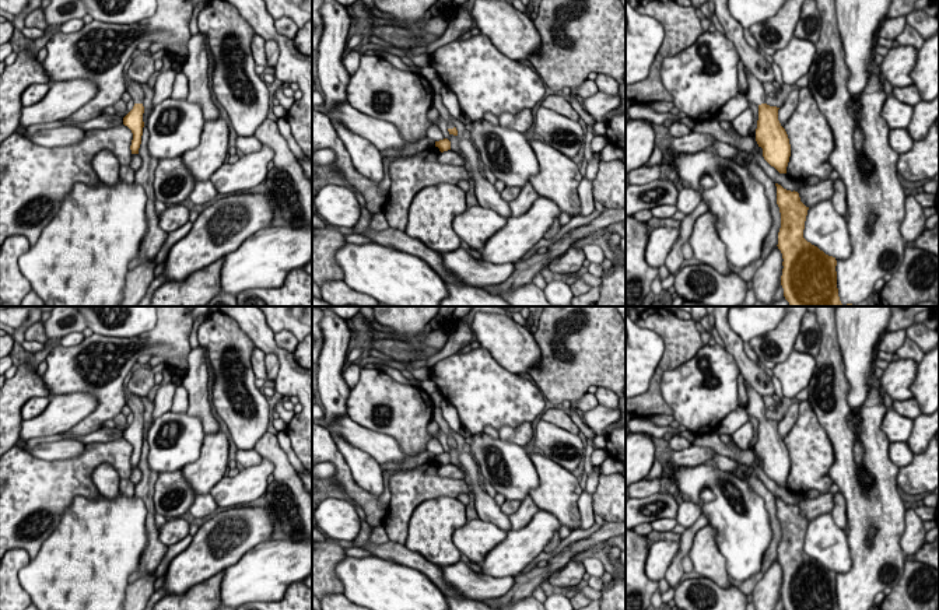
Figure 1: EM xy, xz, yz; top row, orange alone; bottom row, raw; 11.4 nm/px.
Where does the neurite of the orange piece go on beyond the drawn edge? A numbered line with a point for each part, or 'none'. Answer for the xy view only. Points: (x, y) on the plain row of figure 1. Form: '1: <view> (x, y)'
1: xy (135, 402)

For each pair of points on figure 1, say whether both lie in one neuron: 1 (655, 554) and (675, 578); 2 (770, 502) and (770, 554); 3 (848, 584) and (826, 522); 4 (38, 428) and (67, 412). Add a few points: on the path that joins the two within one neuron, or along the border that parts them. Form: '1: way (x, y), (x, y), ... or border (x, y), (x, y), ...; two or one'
1: border (679, 540), (679, 549), (664, 577); two
2: way (771, 515), (775, 526), (774, 542); one
3: border (847, 540), (851, 567), (837, 574); two
4: way (45, 424), (60, 414); one

